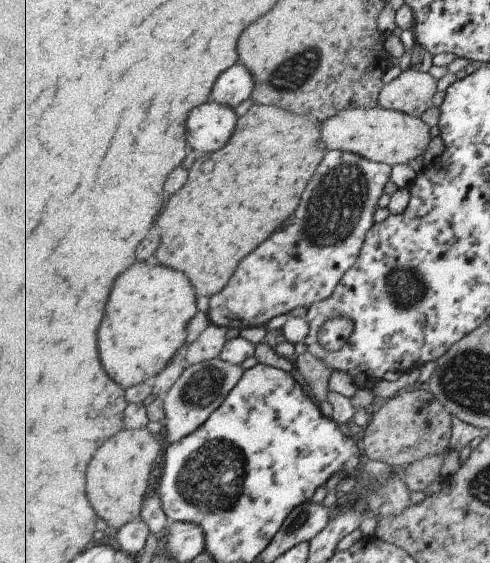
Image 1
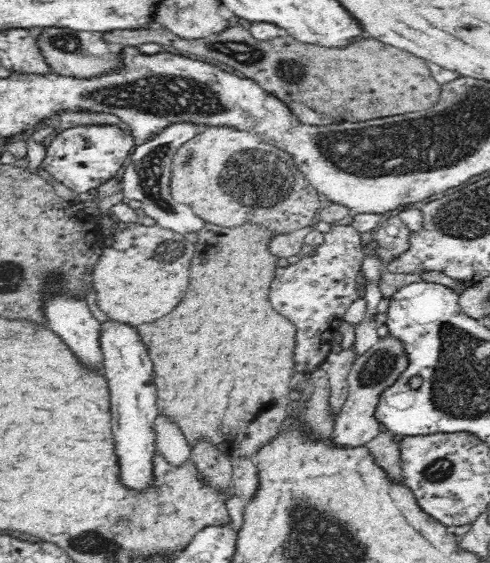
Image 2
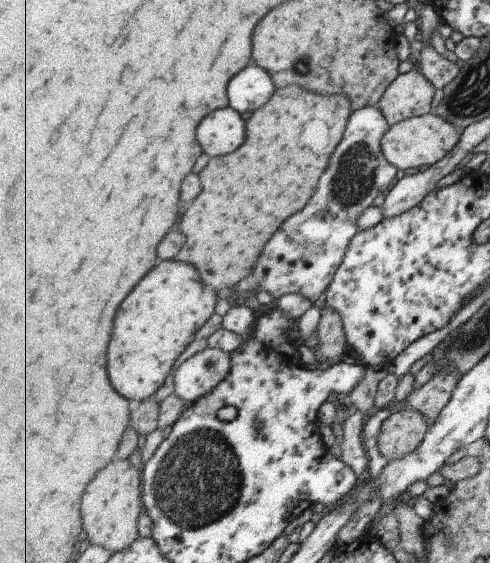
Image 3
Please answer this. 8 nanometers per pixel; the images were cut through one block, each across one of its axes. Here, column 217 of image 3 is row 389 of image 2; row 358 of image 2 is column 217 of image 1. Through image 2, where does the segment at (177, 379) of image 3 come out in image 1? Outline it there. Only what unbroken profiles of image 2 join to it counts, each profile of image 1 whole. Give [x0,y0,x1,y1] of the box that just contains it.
[163,357,248,441]

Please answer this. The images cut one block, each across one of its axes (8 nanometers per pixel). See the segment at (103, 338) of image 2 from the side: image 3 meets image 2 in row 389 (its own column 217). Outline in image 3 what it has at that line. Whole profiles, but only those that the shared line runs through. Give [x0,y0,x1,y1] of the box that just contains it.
[199,108,245,156]

